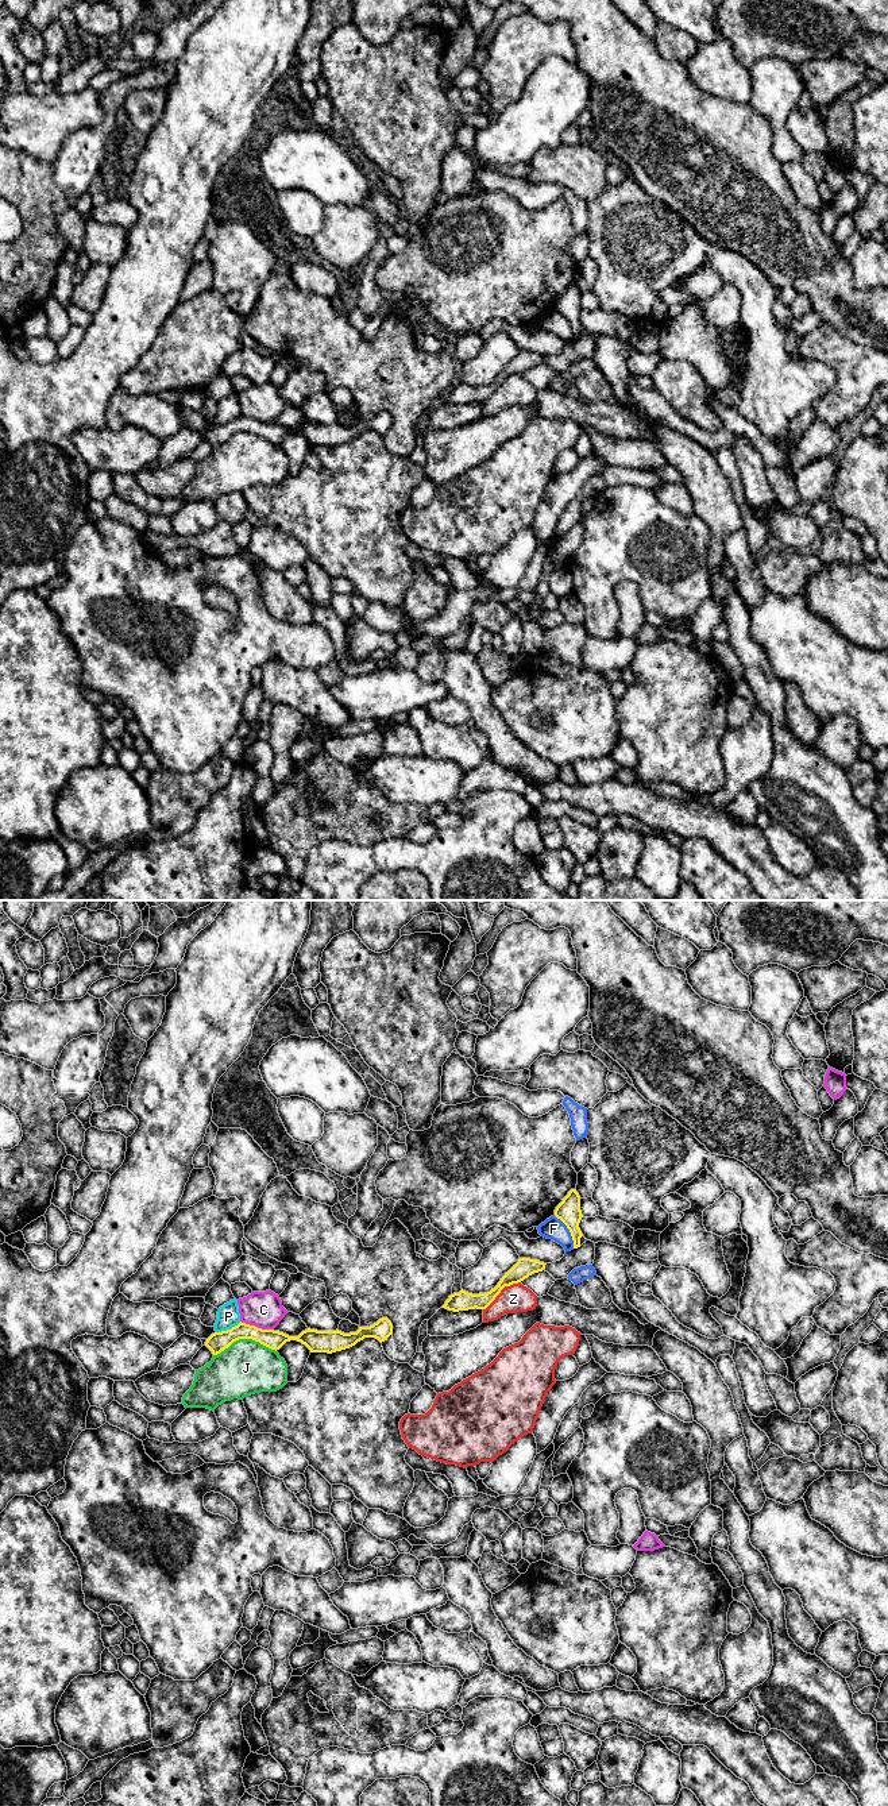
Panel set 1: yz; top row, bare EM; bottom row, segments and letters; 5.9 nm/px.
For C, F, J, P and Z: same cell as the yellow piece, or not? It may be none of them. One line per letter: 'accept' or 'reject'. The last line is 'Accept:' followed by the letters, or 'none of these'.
C: reject
F: reject
J: reject
P: reject
Z: reject
Accept: none of these

